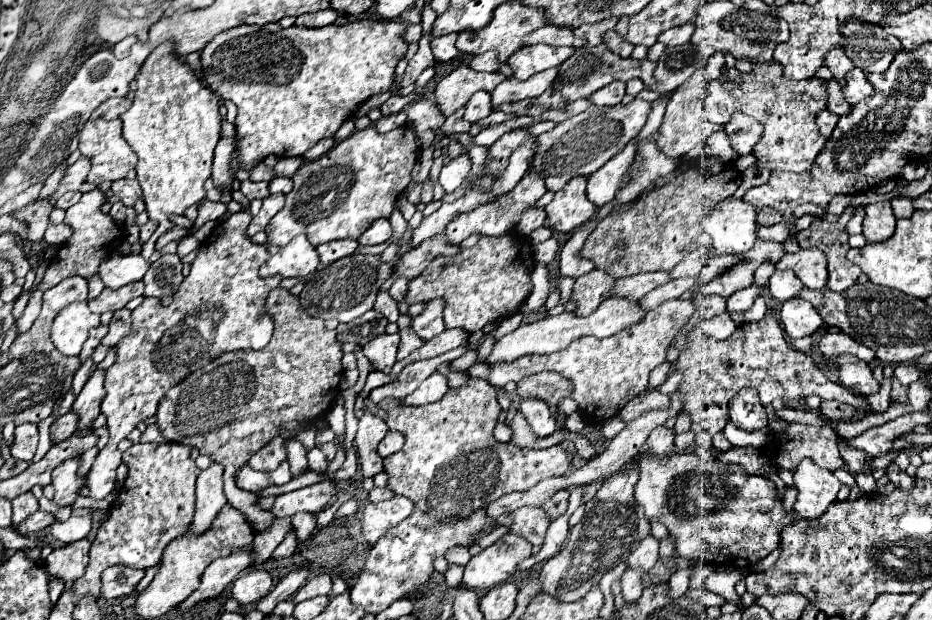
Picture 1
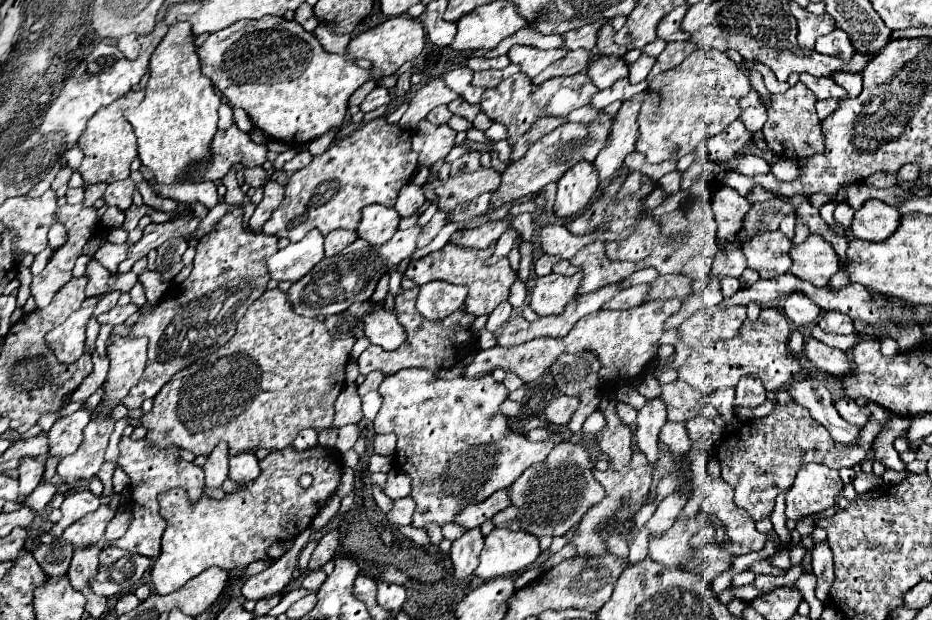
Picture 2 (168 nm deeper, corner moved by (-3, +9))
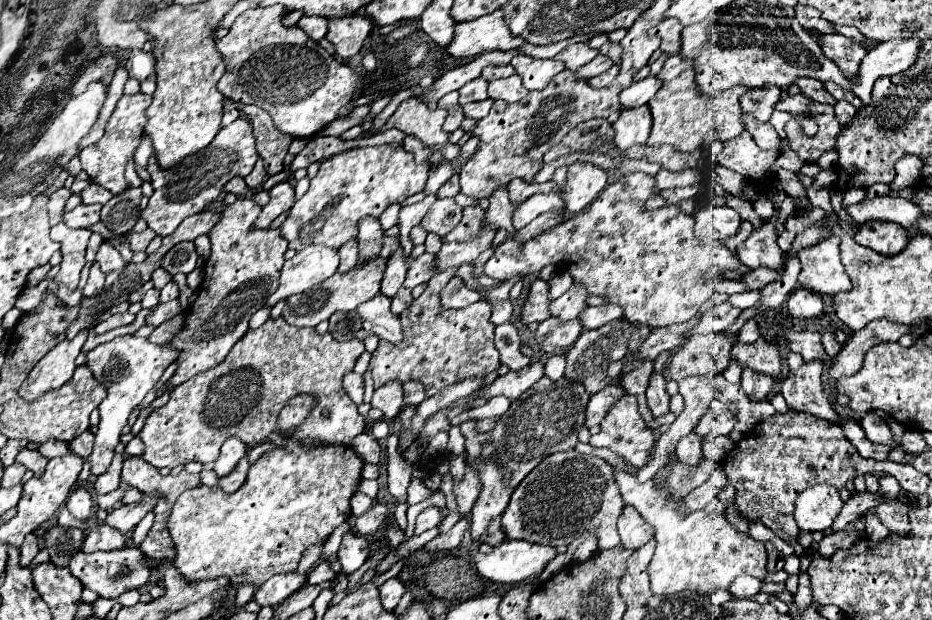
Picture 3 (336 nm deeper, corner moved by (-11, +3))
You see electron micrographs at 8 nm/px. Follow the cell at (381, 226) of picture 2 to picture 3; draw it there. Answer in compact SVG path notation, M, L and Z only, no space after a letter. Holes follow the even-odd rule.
M361 219L359 223L359 233L357 233L357 243L359 243L359 261L357 267L361 267L365 261L375 259L381 251L381 241L383 241L383 229L377 219Z

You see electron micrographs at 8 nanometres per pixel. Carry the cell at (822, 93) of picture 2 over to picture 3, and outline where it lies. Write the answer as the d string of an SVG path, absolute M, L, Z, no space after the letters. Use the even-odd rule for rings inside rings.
M795 79L795 85L801 89L801 93L809 99L819 99L819 95L825 95L823 85L817 79Z

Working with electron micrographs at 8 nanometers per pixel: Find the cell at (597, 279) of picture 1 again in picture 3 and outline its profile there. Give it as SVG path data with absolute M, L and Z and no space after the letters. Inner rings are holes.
M537 279L533 281L529 293L527 293L527 299L523 303L523 309L521 309L521 323L523 325L529 325L533 321L541 323L549 317L549 285L547 281L543 279Z

